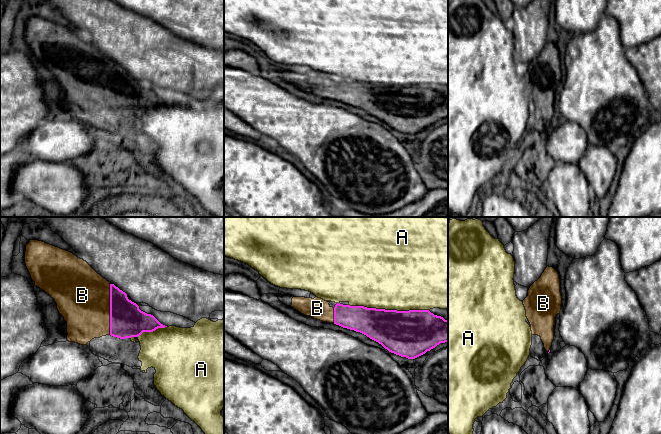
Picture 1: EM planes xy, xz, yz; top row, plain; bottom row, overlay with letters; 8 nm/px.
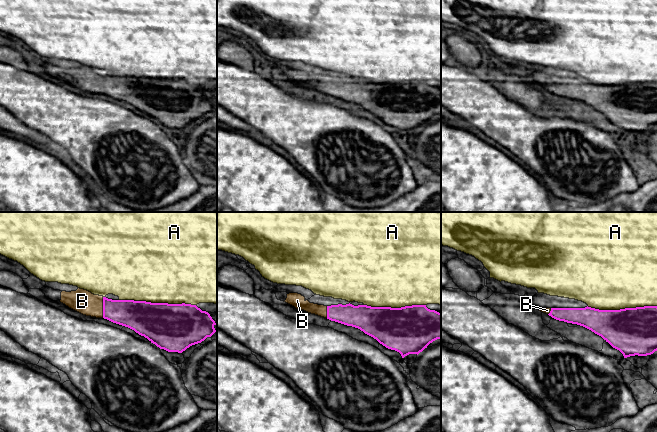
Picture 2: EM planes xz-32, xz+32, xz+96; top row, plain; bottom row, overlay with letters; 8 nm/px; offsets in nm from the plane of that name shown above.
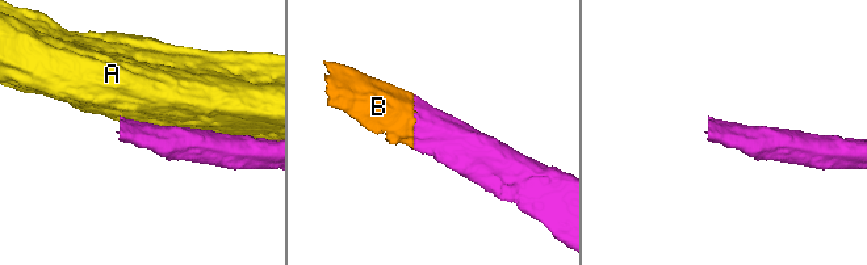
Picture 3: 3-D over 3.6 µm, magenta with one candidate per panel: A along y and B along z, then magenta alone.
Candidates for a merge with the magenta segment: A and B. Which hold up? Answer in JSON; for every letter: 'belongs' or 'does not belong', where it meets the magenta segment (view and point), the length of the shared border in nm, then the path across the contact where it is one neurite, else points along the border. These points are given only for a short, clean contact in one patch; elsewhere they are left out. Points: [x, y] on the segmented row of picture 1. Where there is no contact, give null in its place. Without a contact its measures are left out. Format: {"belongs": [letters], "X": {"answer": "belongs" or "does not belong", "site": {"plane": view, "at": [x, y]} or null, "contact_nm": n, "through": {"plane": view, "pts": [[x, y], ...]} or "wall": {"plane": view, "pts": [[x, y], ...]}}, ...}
{"belongs": ["B"], "A": {"answer": "does not belong", "site": {"plane": "xz", "at": [389, 310]}, "contact_nm": 650}, "B": {"answer": "belongs", "site": {"plane": "xy", "at": [110, 309]}, "contact_nm": 400}}

